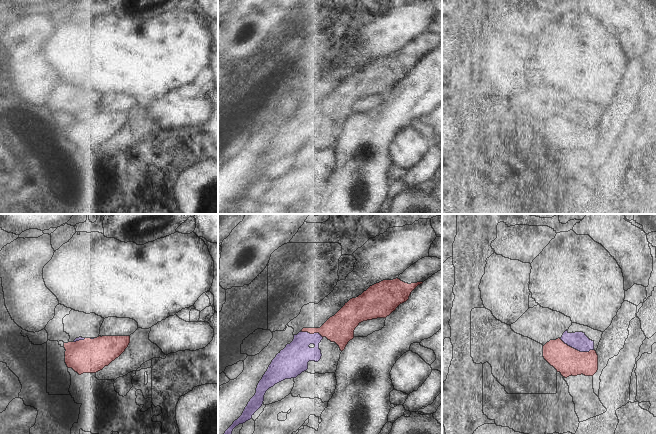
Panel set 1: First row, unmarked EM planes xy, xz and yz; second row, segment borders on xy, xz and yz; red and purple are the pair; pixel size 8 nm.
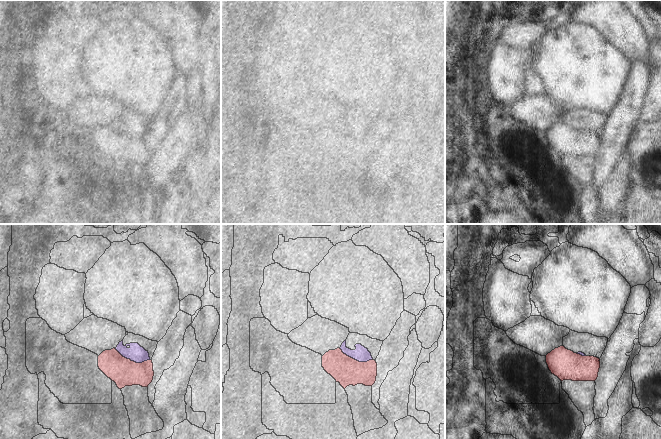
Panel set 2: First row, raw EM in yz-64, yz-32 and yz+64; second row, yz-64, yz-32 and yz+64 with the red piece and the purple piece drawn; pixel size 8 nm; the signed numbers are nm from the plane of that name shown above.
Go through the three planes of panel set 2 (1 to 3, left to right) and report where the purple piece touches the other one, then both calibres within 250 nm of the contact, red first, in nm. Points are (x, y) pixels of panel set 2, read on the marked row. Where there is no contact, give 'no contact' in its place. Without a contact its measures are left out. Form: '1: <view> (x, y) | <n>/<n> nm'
1: yz-64 (132, 361) | 220/140 nm
2: yz-32 (356, 360) | 220/120 nm
3: yz+64 (581, 355) | 240/20 nm

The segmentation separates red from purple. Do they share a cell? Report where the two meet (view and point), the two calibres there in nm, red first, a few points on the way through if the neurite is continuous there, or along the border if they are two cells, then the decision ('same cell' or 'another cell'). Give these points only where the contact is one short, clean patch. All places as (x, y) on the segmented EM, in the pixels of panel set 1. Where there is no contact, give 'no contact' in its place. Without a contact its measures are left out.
yz (575, 349) | 220/140 nm | another cell

